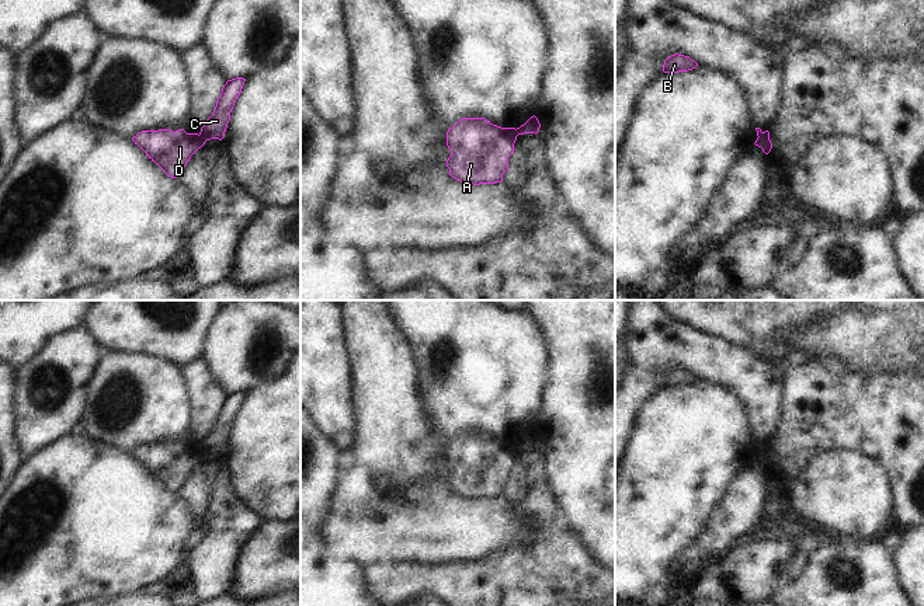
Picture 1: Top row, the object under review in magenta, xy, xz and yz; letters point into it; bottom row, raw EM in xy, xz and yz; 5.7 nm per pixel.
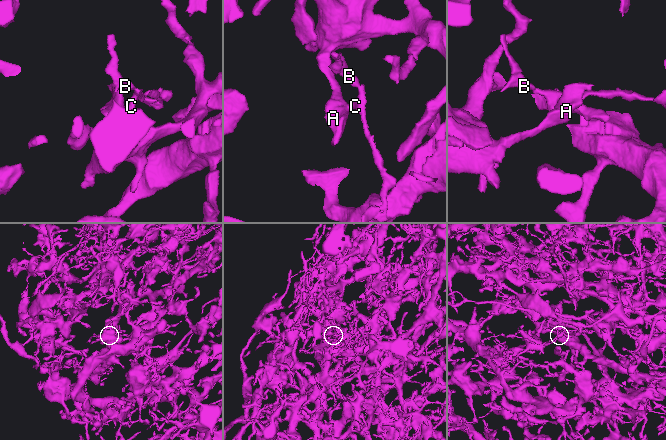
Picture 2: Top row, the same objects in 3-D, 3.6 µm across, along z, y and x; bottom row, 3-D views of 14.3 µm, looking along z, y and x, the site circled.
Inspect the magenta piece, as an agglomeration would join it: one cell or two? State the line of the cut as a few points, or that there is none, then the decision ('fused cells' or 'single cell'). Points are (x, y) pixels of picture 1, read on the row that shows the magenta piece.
xy (200, 133), (205, 140) | fused cells

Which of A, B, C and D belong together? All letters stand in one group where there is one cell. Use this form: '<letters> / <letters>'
A D / B C

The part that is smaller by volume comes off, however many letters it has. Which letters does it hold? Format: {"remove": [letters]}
{"remove": ["B", "C"]}

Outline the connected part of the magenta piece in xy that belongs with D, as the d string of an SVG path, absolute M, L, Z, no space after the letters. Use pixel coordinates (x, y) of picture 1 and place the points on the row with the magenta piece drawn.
M184 129L142 130L132 140L171 178L181 174L191 156L206 142L201 135Z

